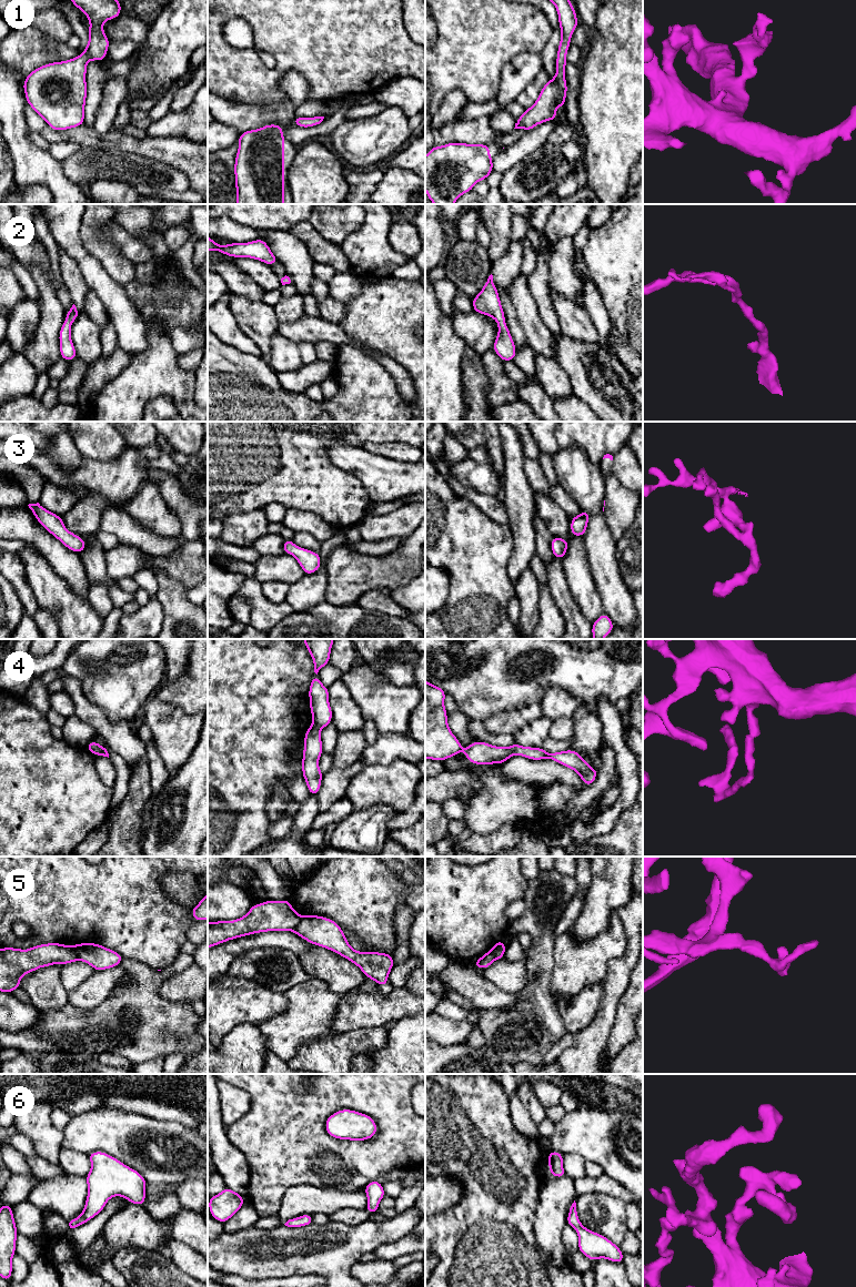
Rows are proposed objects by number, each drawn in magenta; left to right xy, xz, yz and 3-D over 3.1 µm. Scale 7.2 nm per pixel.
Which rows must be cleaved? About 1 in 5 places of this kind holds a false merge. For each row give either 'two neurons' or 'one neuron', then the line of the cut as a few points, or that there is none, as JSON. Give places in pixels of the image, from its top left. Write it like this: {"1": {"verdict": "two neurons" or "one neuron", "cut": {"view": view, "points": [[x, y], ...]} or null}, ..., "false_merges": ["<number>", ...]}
{"1": {"verdict": "one neuron", "cut": null}, "2": {"verdict": "one neuron", "cut": null}, "3": {"verdict": "one neuron", "cut": null}, "4": {"verdict": "two neurons", "cut": {"view": "yz", "points": [[509, 747], [512, 755]]}}, "5": {"verdict": "two neurons", "cut": {"view": "xz", "points": [[303, 916], [292, 931]]}}, "6": {"verdict": "one neuron", "cut": null}, "false_merges": ["4", "5"]}

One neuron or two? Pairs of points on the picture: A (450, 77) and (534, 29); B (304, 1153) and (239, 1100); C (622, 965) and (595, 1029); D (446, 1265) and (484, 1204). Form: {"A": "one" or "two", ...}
{"A": "one", "B": "two", "C": "one", "D": "one"}

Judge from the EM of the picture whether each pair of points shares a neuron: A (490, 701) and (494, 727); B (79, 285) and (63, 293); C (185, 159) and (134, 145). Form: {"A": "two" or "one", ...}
{"A": "two", "B": "two", "C": "one"}

